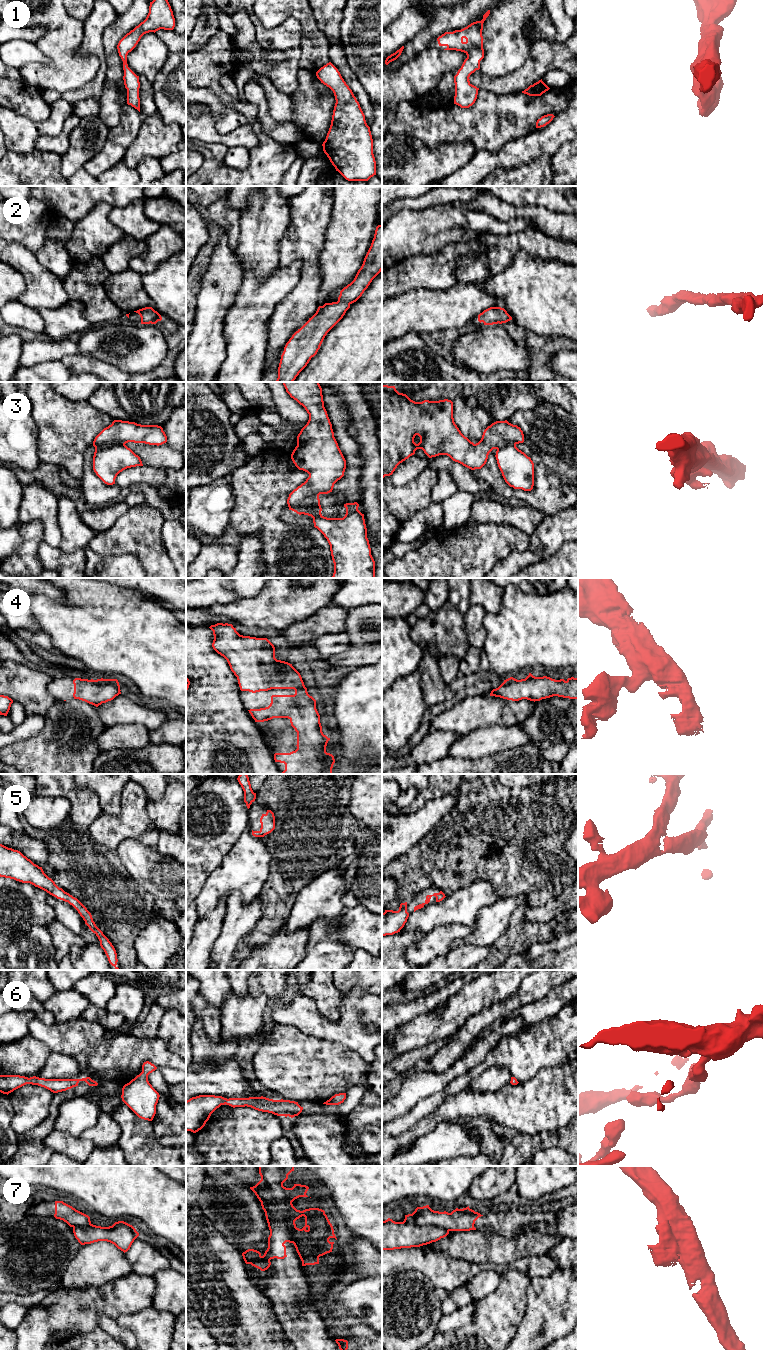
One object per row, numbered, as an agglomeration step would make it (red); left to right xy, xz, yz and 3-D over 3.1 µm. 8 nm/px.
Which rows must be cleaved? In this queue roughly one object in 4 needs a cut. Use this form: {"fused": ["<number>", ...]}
{"fused": ["3", "7"]}

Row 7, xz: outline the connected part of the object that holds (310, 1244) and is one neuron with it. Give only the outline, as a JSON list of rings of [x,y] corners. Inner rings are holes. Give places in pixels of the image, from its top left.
[[[259,1166],[259,1174],[264,1187],[259,1190],[259,1196],[269,1205],[269,1214],[273,1220],[281,1220],[290,1232],[292,1243],[302,1261],[302,1266],[319,1264],[319,1257],[332,1252],[334,1242],[330,1238],[336,1238],[334,1229],[325,1211],[319,1208],[309,1208],[303,1211],[297,1210],[292,1202],[299,1197],[306,1195],[309,1187],[301,1184],[294,1184],[292,1188],[286,1188],[283,1183],[288,1175],[294,1171],[295,1166]],[[305,1217],[305,1226],[302,1229],[296,1227],[295,1221]]]

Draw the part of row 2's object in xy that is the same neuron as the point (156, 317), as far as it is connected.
[[[145,307],[134,312],[140,315],[141,324],[156,324],[158,321],[162,320],[161,315],[152,307]]]

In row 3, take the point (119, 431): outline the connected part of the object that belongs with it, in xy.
[[[114,420],[95,437],[93,446],[100,448],[128,442],[159,446],[167,442],[167,436],[163,428],[158,425],[141,425],[135,422]]]

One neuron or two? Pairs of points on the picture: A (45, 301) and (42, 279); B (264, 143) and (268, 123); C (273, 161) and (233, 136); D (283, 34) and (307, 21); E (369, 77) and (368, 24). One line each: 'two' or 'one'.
A: one
B: two
C: two
D: two
E: one

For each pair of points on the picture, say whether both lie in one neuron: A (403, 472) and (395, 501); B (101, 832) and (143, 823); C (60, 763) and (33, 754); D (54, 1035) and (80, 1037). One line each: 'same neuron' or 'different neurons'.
A: different neurons
B: same neuron
C: same neuron
D: same neuron

